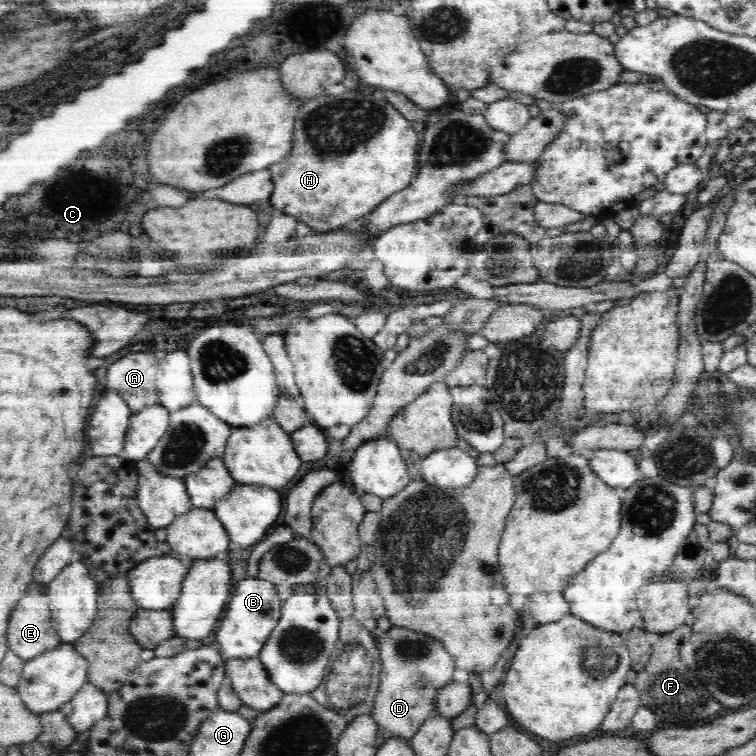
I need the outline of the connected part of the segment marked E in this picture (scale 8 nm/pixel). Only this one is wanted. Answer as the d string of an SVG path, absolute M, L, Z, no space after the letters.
M32 582L28 586L26 596L18 602L16 610L12 612L12 618L8 622L7 646L8 650L20 656L25 661L31 658L55 649L57 644L62 643L59 636L53 629L51 622L51 603L45 591L46 586Z

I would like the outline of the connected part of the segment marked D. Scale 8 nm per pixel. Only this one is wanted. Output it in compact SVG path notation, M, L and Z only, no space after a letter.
M393 626L383 632L379 640L378 655L382 679L371 712L378 725L376 748L390 737L400 737L406 743L416 734L420 725L434 715L436 696L454 680L455 660L446 647L432 636L408 628Z

